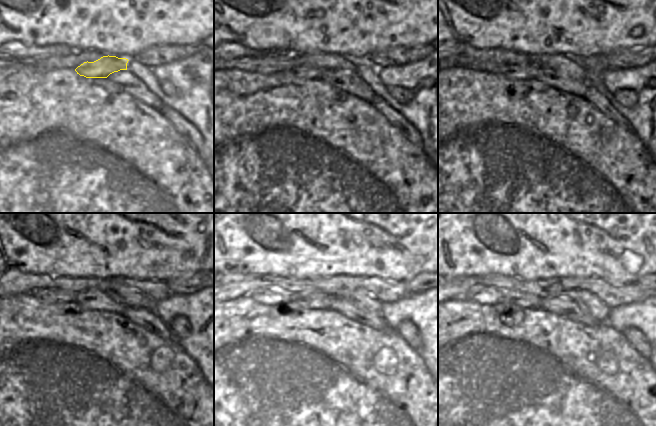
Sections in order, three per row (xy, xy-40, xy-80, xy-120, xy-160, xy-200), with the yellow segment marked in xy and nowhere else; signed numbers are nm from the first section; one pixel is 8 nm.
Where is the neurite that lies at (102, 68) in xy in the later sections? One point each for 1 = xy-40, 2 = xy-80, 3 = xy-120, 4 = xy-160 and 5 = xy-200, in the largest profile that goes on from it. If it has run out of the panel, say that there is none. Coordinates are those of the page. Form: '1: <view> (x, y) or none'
1: xy-40 (303, 71)
2: xy-80 (518, 71)
3: xy-120 (43, 294)
4: xy-160 (268, 296)
5: xy-200 (480, 294)

